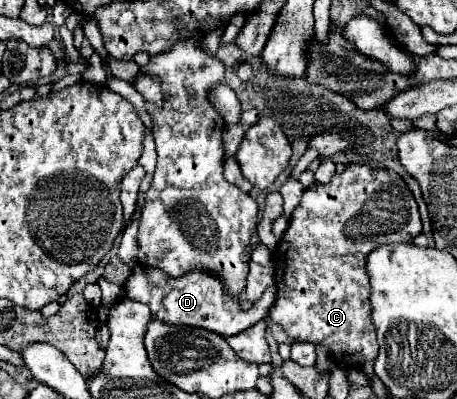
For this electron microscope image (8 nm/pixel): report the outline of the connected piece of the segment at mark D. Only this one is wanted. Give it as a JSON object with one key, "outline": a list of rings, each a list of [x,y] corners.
{"outline":[[[138,264],[132,268],[132,274],[128,276],[124,292],[132,300],[148,304],[152,310],[152,318],[160,322],[204,328],[224,338],[254,326],[268,312],[266,304],[264,304],[264,310],[248,310],[248,312],[242,310],[238,298],[228,298],[228,294],[224,294],[224,282],[220,282],[216,274],[208,274],[206,270],[194,270],[192,274],[180,276],[180,278],[168,278],[166,274],[162,274],[162,270]]]}

